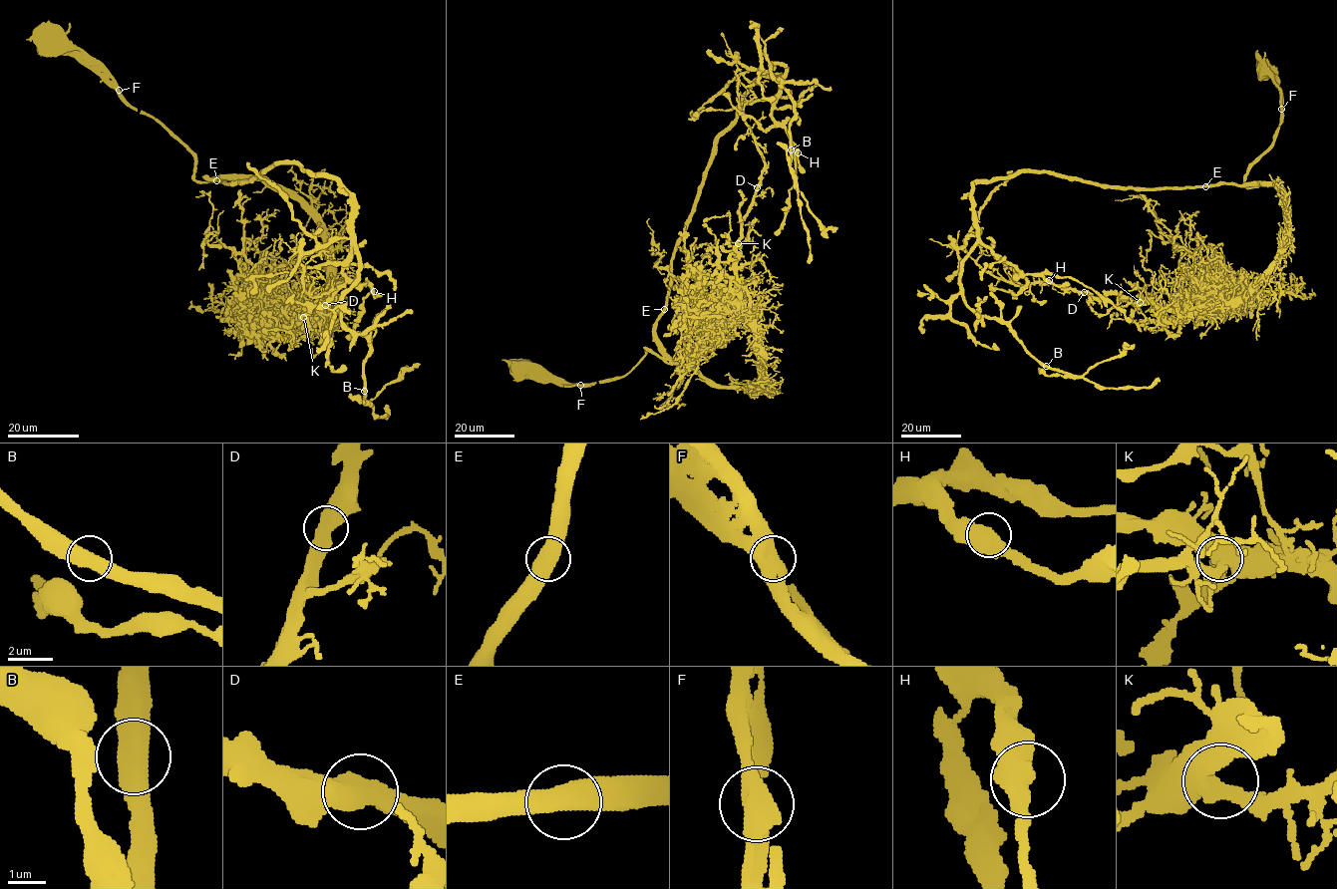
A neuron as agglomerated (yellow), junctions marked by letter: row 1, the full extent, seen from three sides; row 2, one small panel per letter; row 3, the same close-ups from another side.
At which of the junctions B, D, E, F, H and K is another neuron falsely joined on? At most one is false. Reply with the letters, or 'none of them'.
none of them

